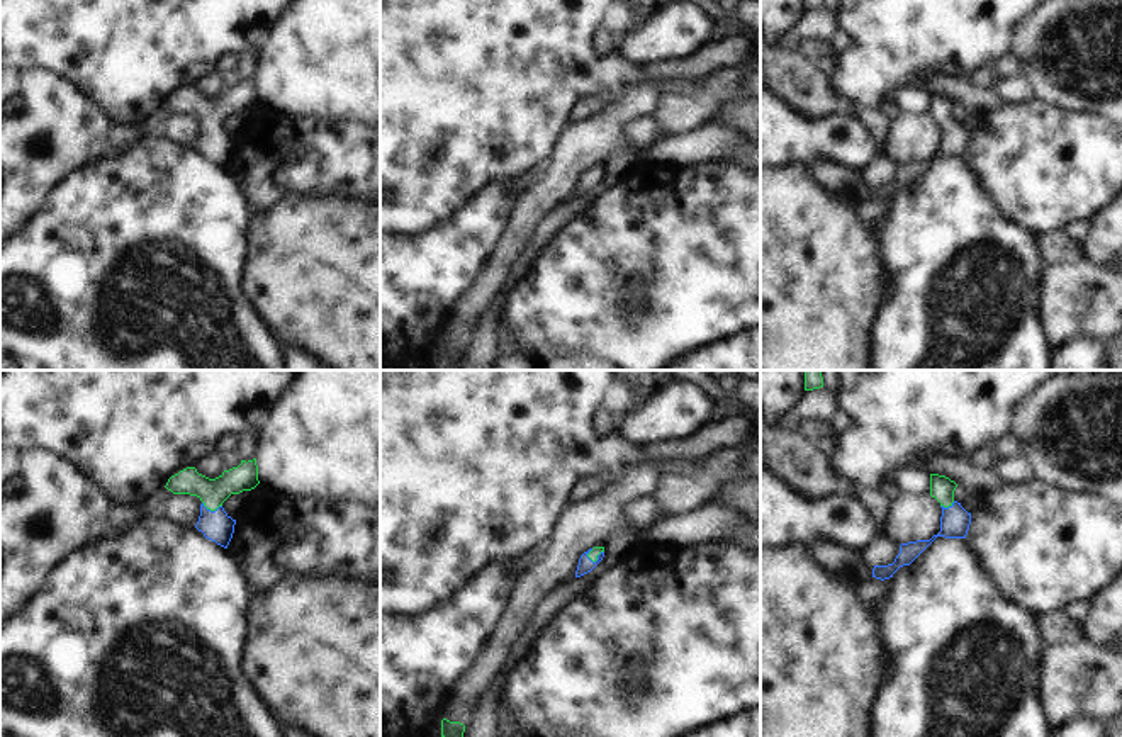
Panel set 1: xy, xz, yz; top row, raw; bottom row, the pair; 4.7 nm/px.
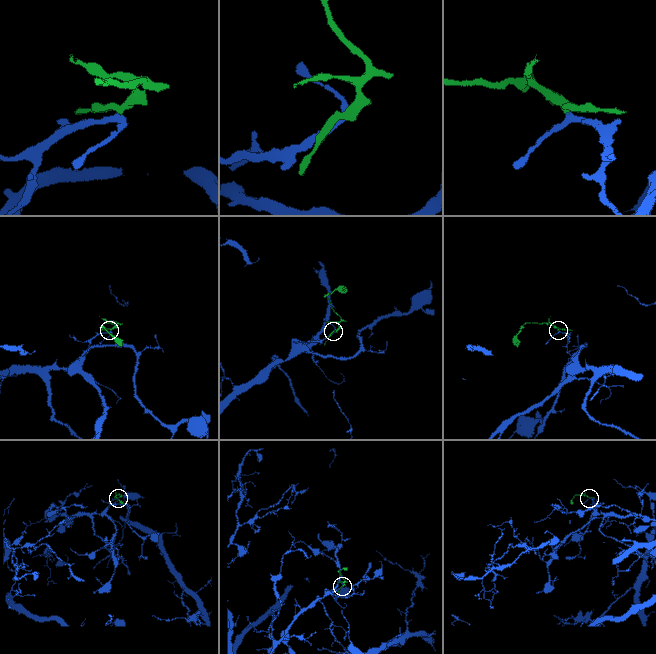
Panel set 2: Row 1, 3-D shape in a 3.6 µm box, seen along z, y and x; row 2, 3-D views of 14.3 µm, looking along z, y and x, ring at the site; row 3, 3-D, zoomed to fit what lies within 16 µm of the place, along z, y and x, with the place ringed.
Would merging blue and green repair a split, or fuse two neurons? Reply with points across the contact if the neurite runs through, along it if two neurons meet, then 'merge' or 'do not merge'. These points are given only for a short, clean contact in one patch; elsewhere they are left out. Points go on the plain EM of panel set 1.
way xy (216, 145), (209, 129), (213, 112); merge

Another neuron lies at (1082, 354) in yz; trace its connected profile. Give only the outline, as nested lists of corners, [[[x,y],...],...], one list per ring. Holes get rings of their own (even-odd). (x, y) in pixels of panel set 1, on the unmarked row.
[[[1078,338],[1054,346],[1052,370],[1103,370],[1100,343]]]

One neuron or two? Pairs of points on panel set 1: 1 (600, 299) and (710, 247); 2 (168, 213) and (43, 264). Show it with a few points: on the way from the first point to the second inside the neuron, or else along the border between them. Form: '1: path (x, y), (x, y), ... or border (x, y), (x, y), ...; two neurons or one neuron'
1: path (625, 270), (647, 248), (681, 248); one neuron
2: path (138, 236), (114, 245), (95, 264), (73, 264); one neuron

